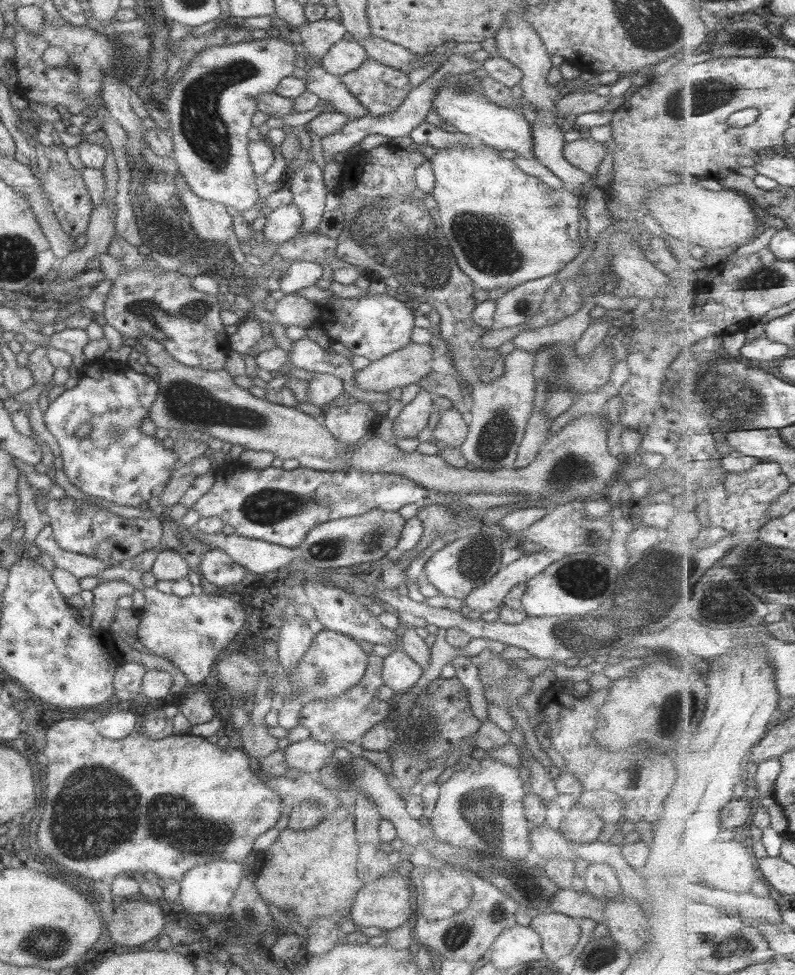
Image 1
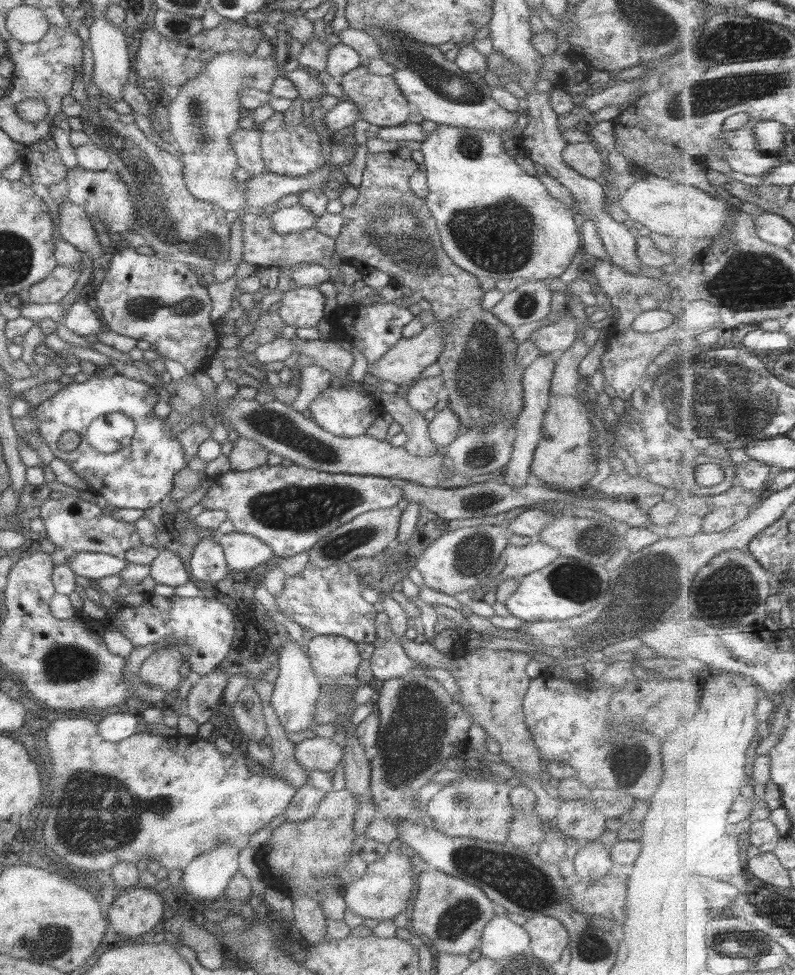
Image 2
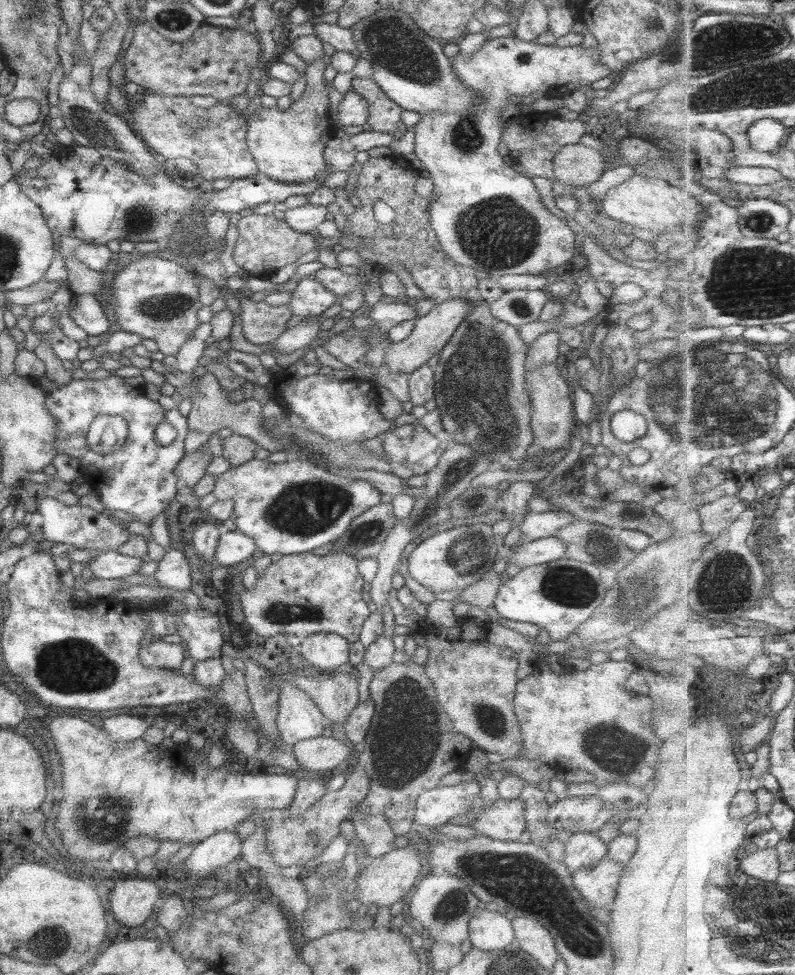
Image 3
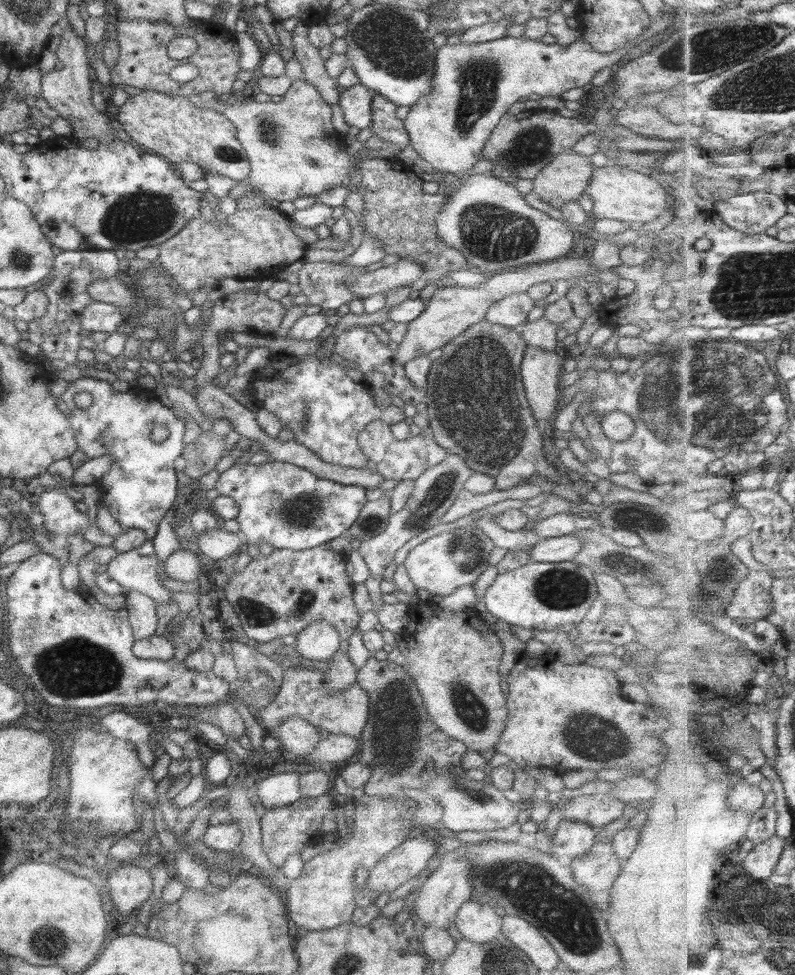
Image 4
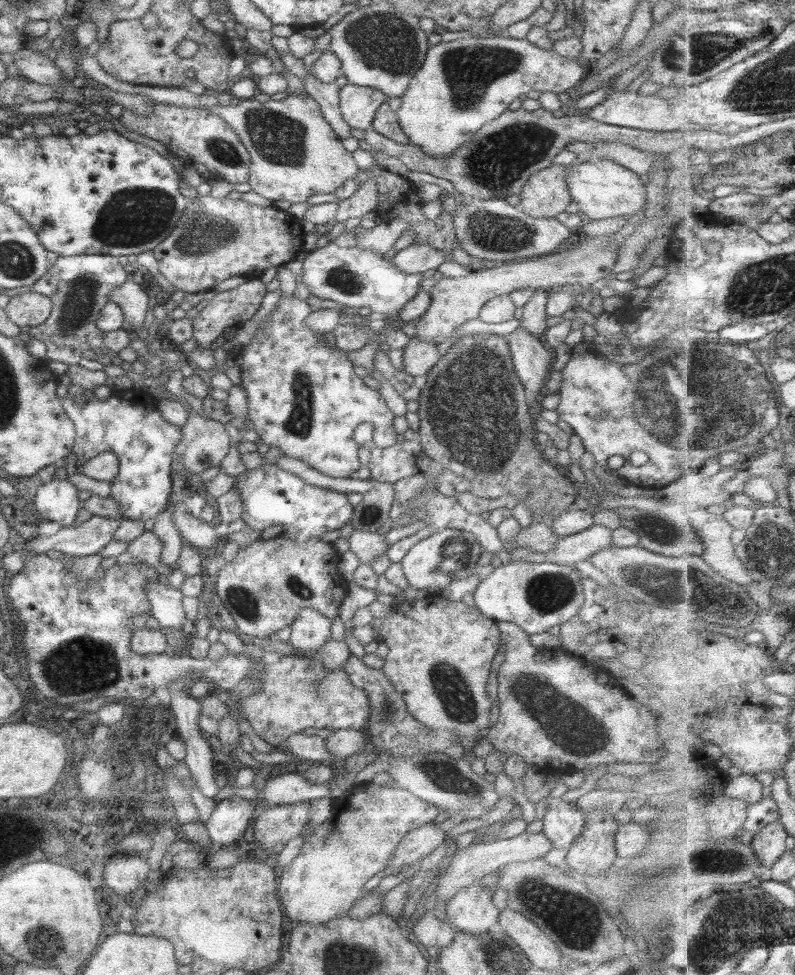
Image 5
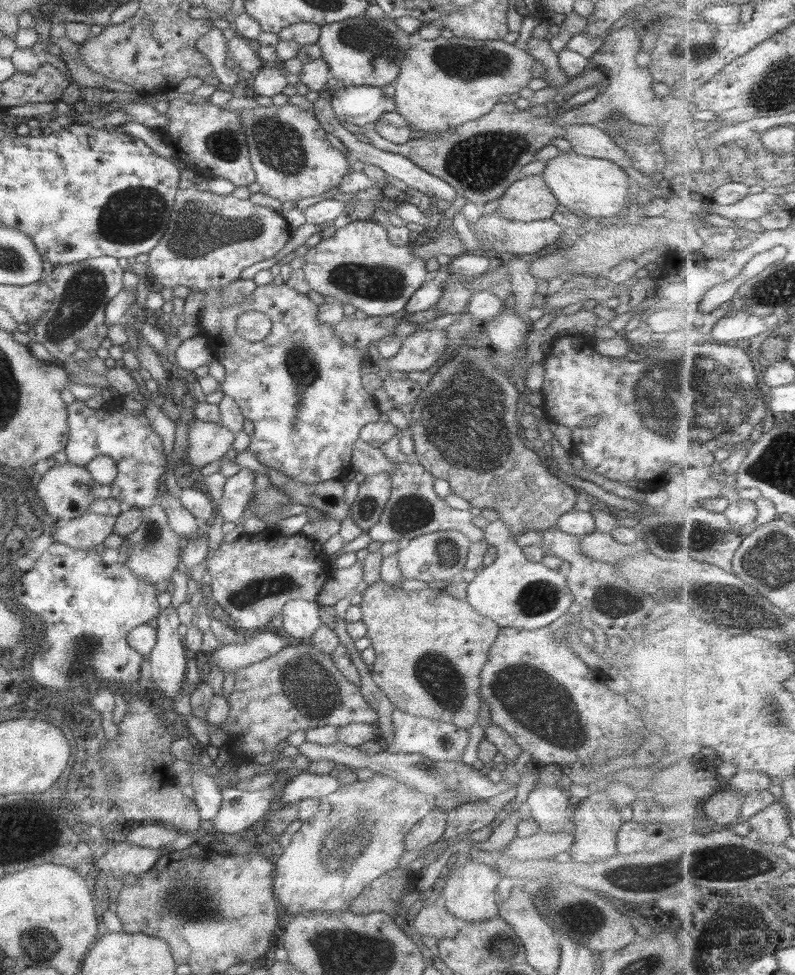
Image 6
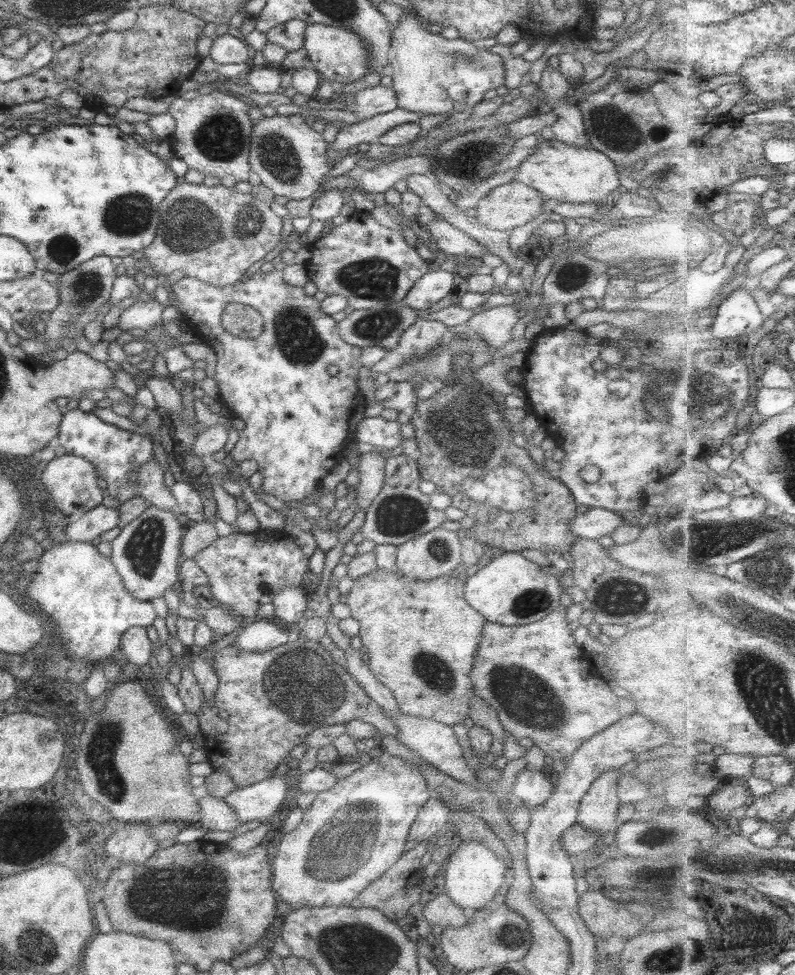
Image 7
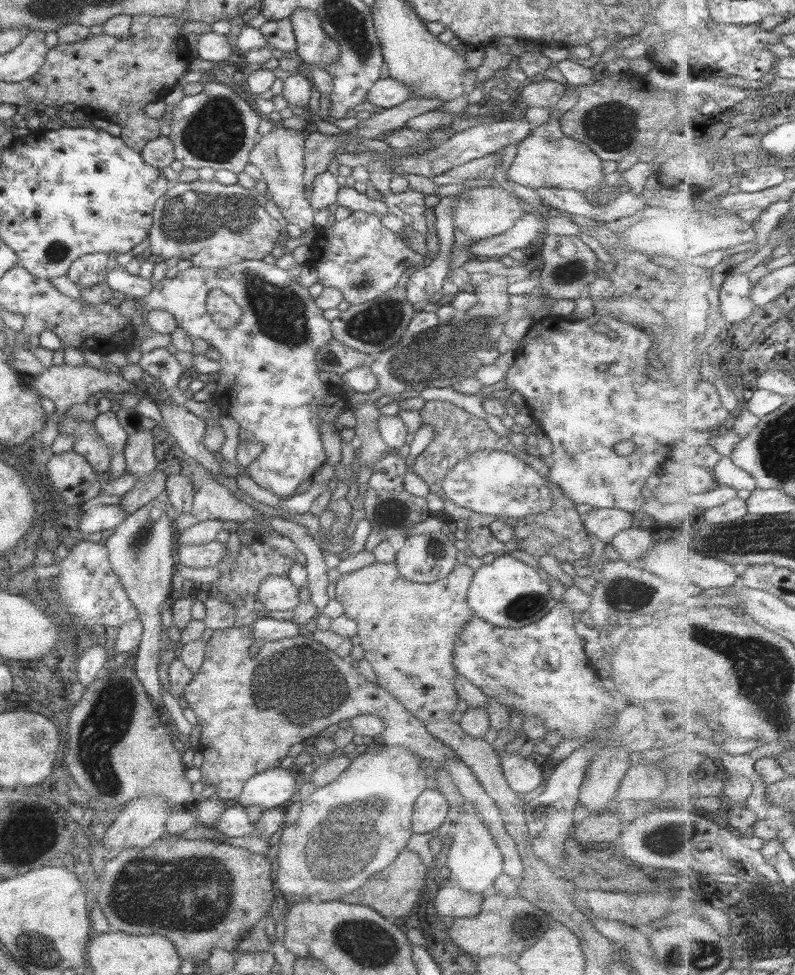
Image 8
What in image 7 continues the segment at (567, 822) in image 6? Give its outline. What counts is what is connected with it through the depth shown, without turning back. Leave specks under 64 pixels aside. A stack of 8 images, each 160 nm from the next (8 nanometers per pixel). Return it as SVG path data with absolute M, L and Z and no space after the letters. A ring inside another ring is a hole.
M521 769L515 777L509 794L514 794L528 809L543 804L551 796L552 780L543 770Z

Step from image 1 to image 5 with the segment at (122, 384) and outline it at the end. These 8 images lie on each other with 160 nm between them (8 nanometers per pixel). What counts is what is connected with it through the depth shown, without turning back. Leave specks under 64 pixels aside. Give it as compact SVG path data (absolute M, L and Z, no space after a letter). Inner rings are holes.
M71 383L67 387L67 395L60 398L61 409L74 426L70 452L77 458L75 465L83 464L100 452L114 454L118 458L118 471L110 482L108 497L113 499L119 518L140 520L144 530L149 532L155 515L169 501L171 453L181 439L181 430L165 421L157 409L147 409L143 404L134 404L115 396L97 400L92 391ZM79 396L84 398L84 404L76 404L75 398Z

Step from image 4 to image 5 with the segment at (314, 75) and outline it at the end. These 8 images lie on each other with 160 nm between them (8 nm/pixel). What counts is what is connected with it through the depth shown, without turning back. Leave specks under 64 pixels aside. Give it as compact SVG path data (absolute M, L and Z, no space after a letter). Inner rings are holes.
M309 72L302 83L304 93L318 104L320 115L331 125L339 140L349 137L350 126L341 118L338 107L337 85L334 82L321 82Z

